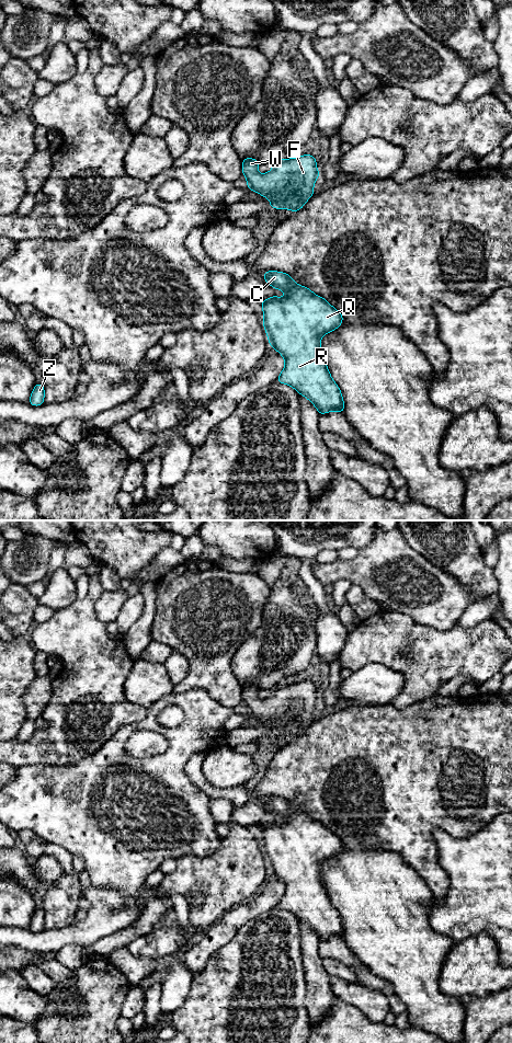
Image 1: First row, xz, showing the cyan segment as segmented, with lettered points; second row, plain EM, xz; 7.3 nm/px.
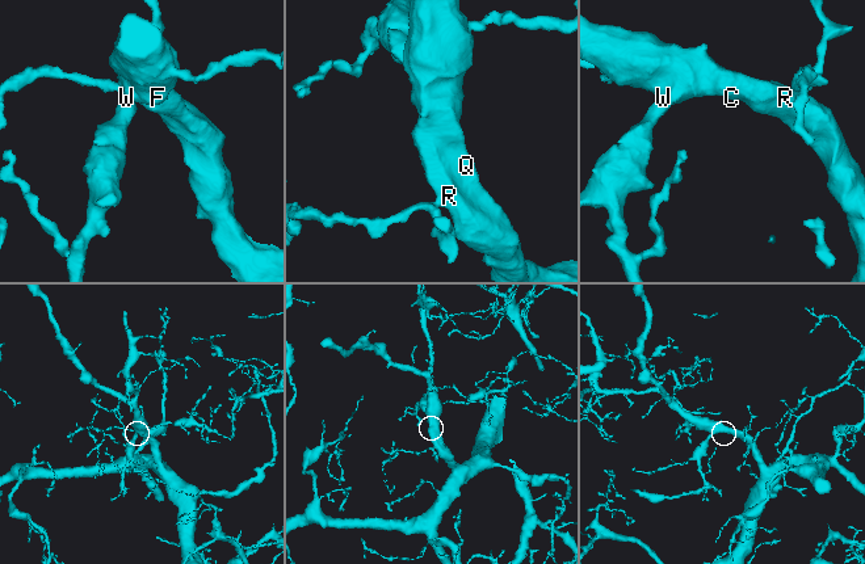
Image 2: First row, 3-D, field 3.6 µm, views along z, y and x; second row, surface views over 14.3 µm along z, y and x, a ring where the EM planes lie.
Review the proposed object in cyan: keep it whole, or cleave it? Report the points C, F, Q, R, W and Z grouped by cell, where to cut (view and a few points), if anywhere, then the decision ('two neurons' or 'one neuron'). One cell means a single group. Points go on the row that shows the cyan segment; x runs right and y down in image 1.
C F Q R W Z; no cut; one neuron

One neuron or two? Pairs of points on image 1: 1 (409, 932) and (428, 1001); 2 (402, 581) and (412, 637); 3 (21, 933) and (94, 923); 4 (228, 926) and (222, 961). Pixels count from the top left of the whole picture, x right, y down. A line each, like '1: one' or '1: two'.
1: one
2: two
3: one
4: two

